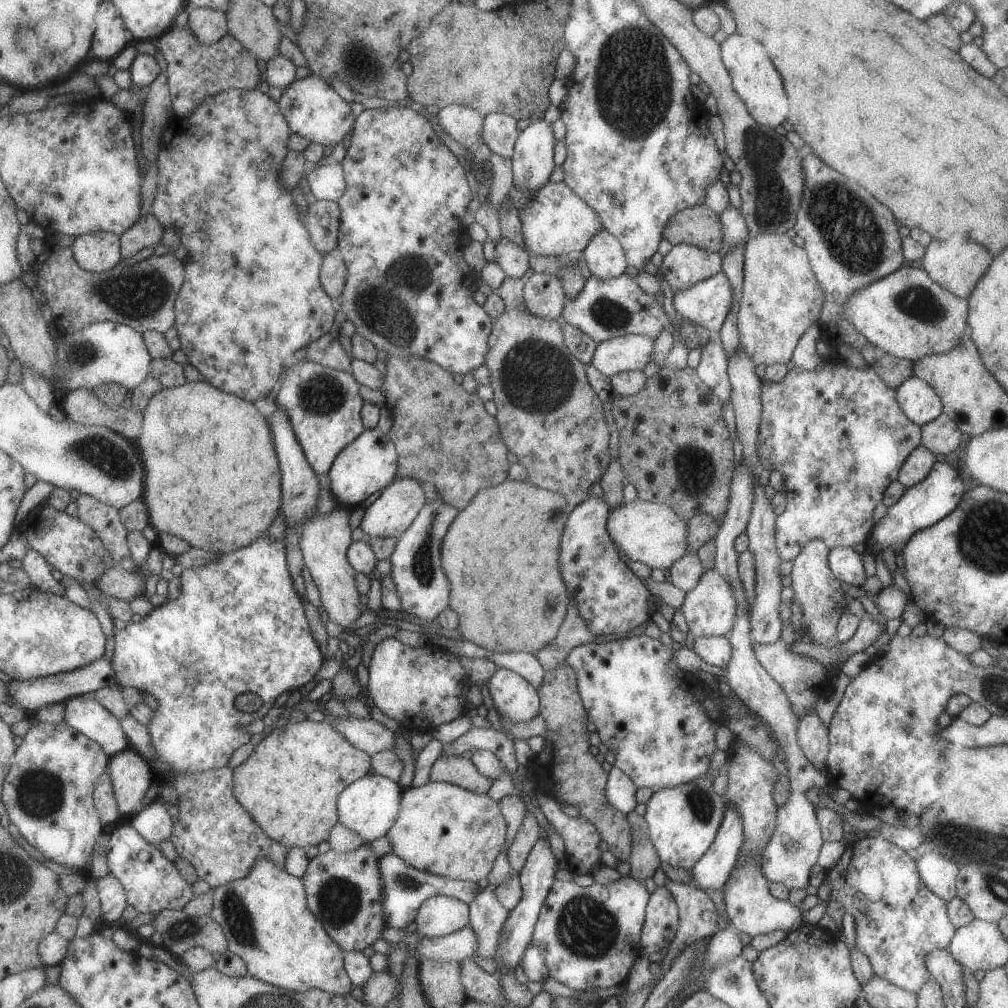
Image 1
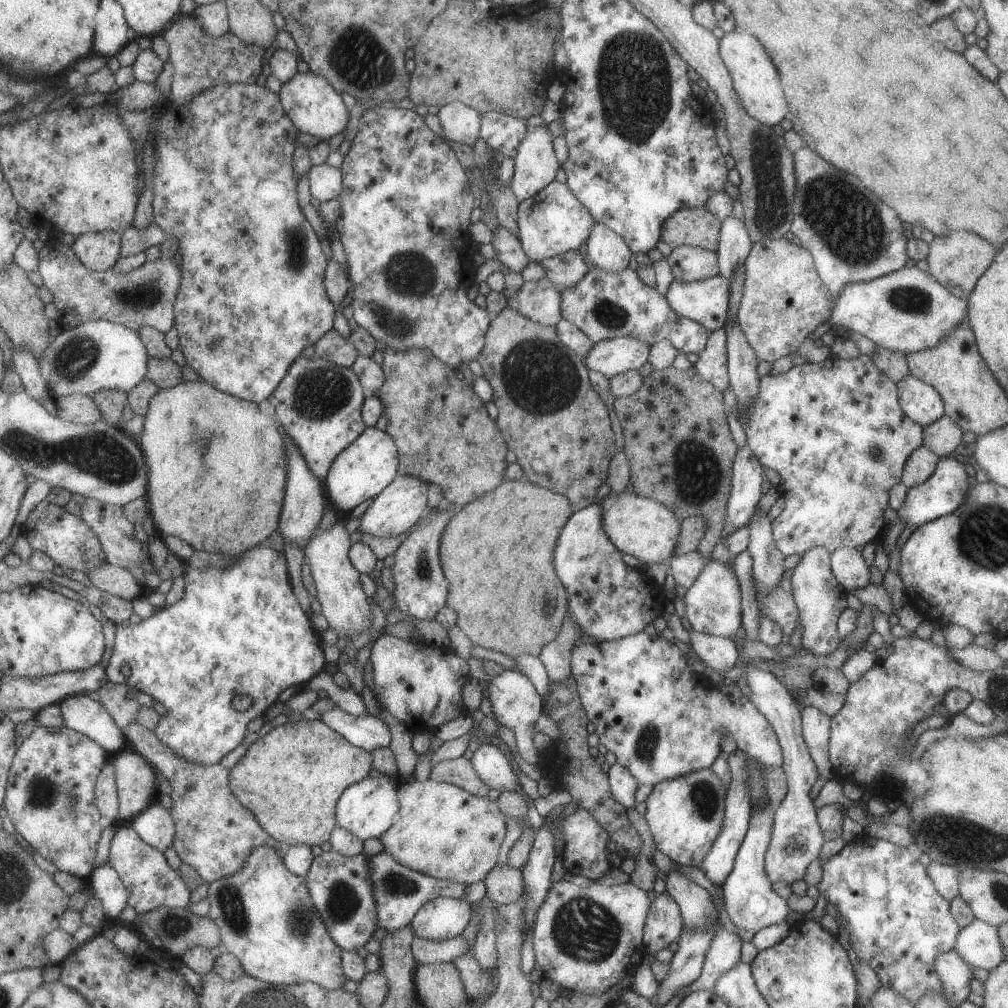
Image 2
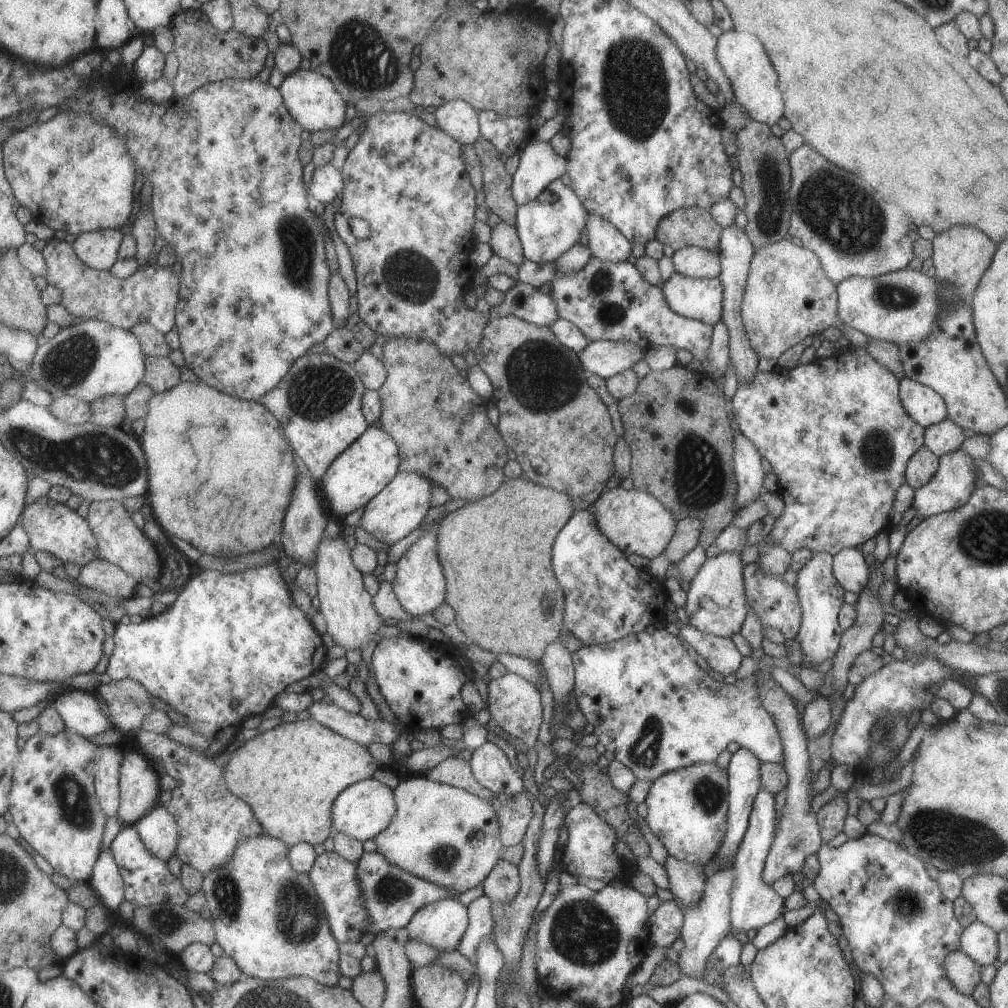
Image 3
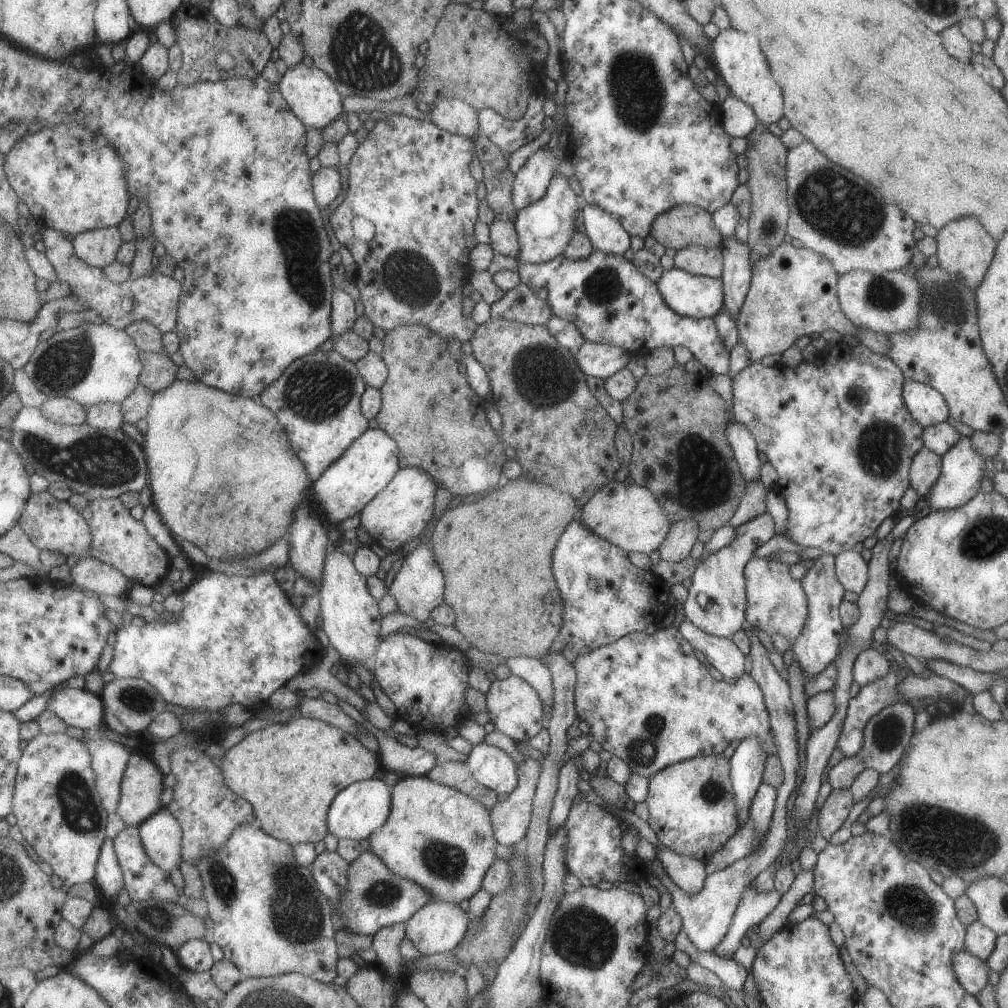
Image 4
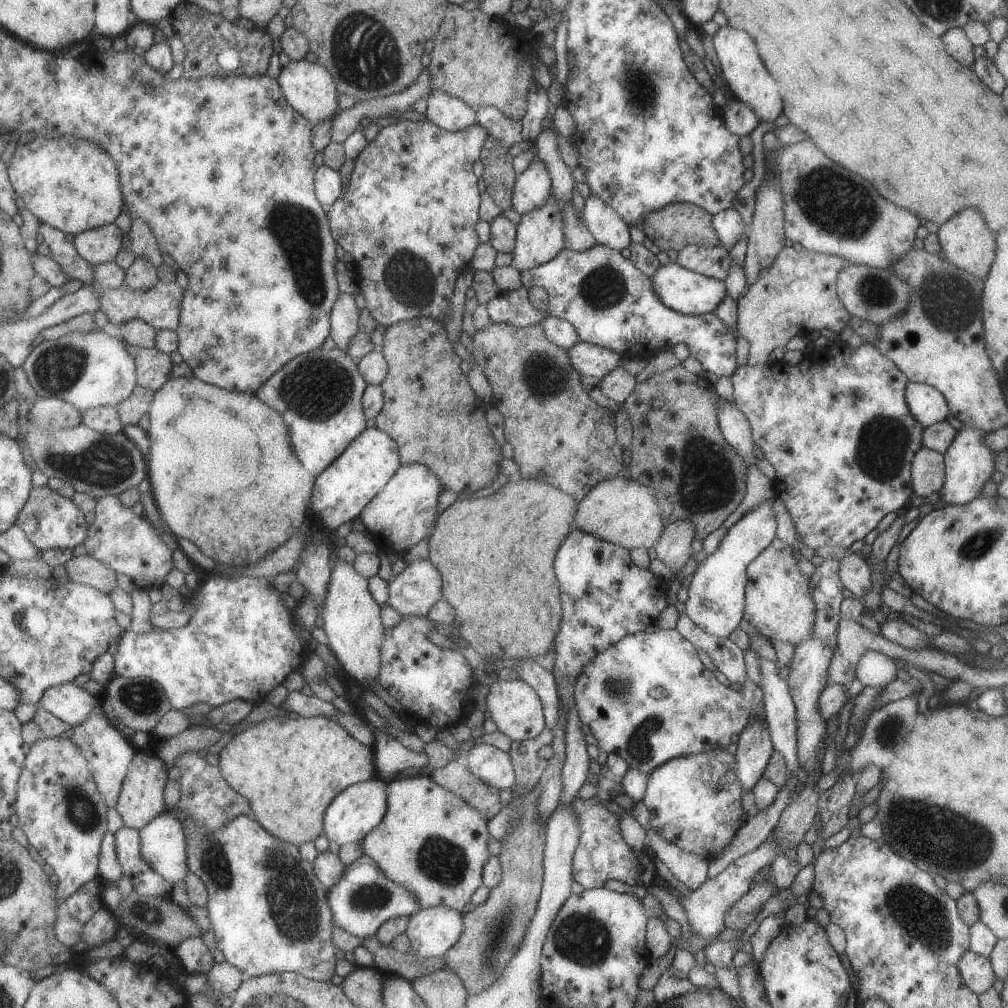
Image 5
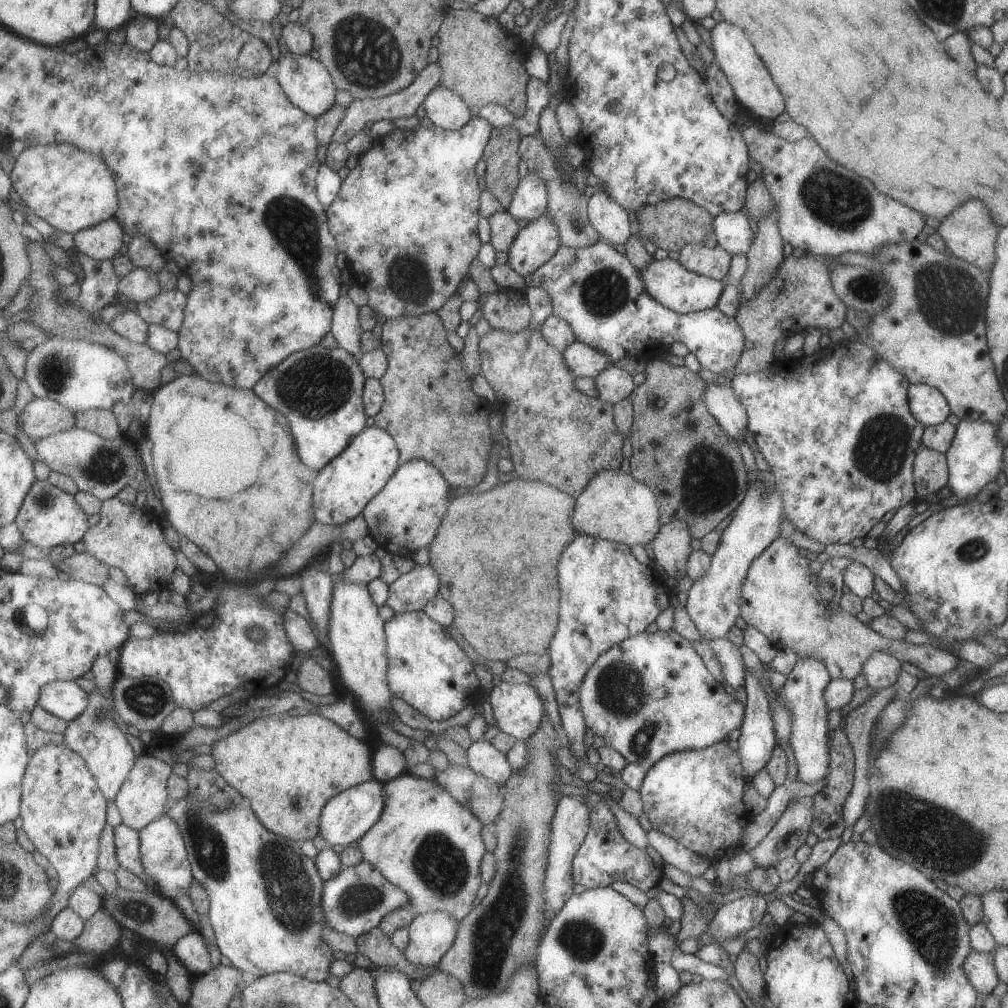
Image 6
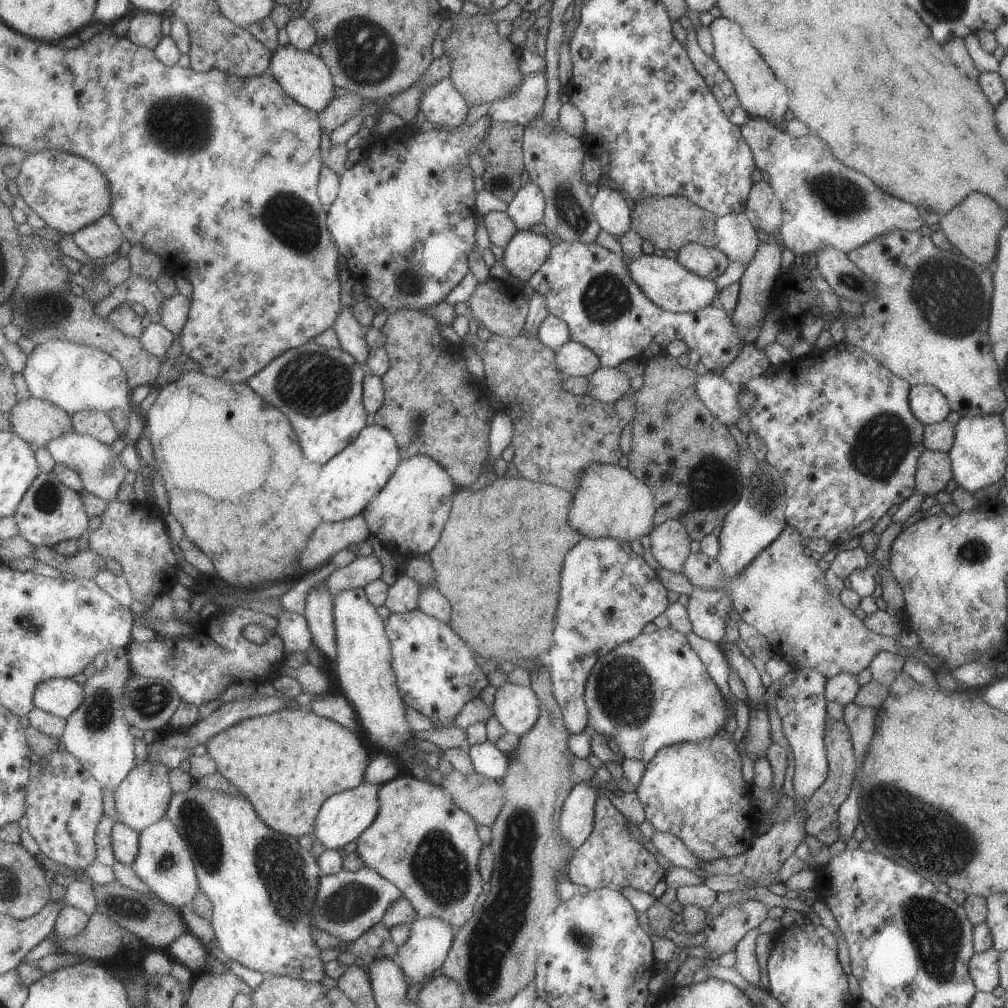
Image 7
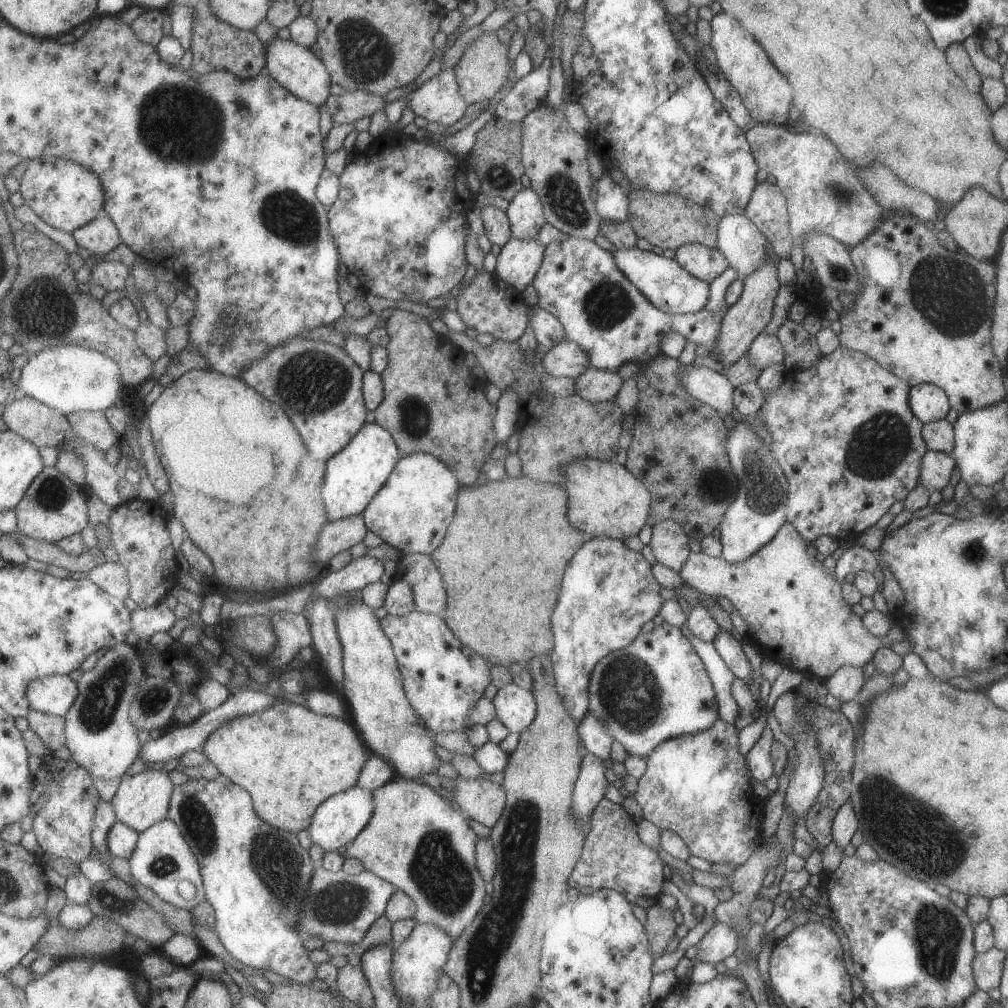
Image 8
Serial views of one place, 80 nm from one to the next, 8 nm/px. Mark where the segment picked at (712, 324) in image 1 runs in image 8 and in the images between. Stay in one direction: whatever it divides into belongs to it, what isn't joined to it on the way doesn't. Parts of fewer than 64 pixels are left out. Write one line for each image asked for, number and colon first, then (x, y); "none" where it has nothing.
2: (706, 301)
3: (696, 298)
4: (697, 296)
5: (684, 291)
6: (673, 286)
7: (666, 283)
8: (672, 290)

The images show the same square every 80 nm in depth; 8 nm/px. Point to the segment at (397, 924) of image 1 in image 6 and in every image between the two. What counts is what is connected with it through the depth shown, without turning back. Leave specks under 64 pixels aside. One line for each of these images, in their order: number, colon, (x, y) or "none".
2: (398, 892)
3: (390, 896)
4: (373, 897)
5: (364, 897)
6: (353, 901)

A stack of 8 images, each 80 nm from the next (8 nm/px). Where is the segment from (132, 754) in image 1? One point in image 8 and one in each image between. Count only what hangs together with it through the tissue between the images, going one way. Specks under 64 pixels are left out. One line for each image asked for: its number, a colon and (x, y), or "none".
2: (134, 775)
3: (139, 786)
4: (140, 789)
5: (141, 799)
6: (141, 799)
7: (141, 799)
8: (140, 800)

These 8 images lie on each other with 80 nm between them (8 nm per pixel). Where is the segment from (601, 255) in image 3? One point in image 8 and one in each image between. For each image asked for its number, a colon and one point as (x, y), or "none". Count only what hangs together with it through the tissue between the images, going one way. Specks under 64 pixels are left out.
4: (606, 235)
5: (608, 229)
6: (610, 220)
7: (612, 214)
8: (611, 203)

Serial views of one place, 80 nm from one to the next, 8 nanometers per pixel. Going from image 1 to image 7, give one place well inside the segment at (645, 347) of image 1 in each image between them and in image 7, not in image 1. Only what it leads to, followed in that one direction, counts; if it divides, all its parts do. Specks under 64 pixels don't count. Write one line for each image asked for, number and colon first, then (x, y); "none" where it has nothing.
2: (609, 357)
3: (603, 358)
4: (600, 360)
5: (588, 360)
6: (581, 360)
7: (572, 359)

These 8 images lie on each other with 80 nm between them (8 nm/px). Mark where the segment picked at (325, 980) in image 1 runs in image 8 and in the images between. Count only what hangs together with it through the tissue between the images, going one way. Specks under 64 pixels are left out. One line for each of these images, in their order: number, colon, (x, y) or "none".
2: (265, 918)
3: (266, 916)
4: (269, 918)
5: (267, 909)
6: (264, 895)
7: (261, 883)
8: (254, 876)

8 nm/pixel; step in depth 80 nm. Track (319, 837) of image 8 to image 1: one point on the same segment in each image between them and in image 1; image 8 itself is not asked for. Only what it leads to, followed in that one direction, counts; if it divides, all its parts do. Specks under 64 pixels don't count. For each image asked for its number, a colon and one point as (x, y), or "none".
1: (368, 806)
2: (366, 809)
3: (362, 810)
4: (356, 811)
5: (357, 809)
6: (346, 816)
7: (341, 818)

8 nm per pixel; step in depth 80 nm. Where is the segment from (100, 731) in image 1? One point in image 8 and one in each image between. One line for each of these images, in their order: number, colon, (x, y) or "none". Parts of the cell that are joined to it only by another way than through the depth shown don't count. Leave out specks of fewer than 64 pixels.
2: (82, 714)
3: (79, 708)
4: (80, 708)
5: (71, 703)
6: (66, 699)
7: (61, 696)
8: (55, 695)

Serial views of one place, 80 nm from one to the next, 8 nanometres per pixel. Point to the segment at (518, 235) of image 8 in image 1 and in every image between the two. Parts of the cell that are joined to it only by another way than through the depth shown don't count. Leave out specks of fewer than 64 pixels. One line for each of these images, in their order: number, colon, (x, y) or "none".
1: (532, 160)
2: (535, 163)
3: (539, 164)
4: (531, 180)
5: (531, 189)
6: (529, 201)
7: (527, 207)

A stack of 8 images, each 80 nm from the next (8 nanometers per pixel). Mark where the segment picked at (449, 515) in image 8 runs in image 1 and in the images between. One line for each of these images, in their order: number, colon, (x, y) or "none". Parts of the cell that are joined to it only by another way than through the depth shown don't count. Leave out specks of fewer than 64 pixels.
1: (390, 514)
2: (400, 505)
3: (402, 504)
4: (398, 513)
5: (404, 511)
6: (407, 511)
7: (410, 510)

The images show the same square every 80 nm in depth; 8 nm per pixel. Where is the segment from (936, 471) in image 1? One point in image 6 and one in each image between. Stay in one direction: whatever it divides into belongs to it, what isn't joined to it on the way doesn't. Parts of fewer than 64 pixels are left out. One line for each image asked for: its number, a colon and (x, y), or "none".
2: (945, 489)
3: (950, 486)
4: (961, 468)
5: (968, 462)
6: (974, 457)

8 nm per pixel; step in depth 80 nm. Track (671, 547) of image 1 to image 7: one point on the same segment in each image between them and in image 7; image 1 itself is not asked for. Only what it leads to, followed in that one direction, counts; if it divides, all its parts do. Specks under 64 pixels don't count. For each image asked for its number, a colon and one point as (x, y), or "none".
2: (636, 525)
3: (634, 521)
4: (626, 515)
5: (618, 510)
6: (613, 506)
7: (609, 502)

